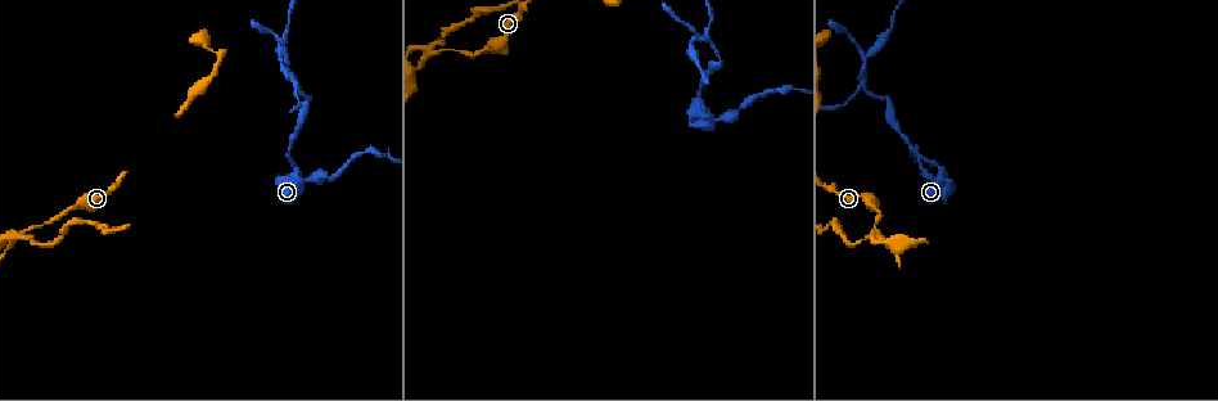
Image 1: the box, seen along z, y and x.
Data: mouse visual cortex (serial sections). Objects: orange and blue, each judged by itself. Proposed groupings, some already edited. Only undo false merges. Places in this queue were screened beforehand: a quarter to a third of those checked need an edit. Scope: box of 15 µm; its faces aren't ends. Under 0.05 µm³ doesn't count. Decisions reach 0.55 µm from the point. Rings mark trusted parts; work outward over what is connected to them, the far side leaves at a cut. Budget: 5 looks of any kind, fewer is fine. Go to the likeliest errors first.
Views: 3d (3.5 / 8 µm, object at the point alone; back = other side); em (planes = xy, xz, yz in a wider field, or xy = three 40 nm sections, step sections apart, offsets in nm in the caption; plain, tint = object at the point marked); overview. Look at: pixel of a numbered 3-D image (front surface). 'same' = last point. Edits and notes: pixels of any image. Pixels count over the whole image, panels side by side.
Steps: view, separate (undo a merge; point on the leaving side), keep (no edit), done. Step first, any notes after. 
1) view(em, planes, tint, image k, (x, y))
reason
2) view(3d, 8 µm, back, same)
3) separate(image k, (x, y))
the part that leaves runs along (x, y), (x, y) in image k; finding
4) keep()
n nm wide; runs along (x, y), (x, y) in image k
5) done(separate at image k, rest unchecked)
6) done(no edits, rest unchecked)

view(3d, 3.5 µm, image 1, (20, 235))
thin neck

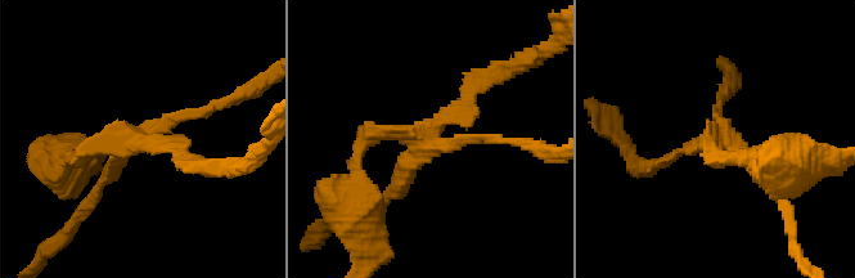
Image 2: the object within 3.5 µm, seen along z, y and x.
view(em, xy, step 5, tint, image 2, (431, 140))

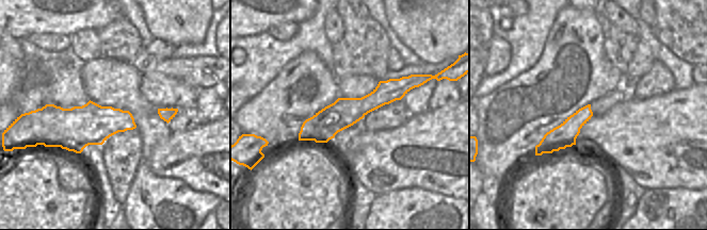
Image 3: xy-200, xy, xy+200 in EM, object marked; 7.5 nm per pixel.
separate(image 2, (178, 147))
4 arms; the part that leaves runs along (144, 138), (93, 146), (62, 161) in image 2; a second cell is stuck on

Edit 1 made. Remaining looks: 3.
view(overview)

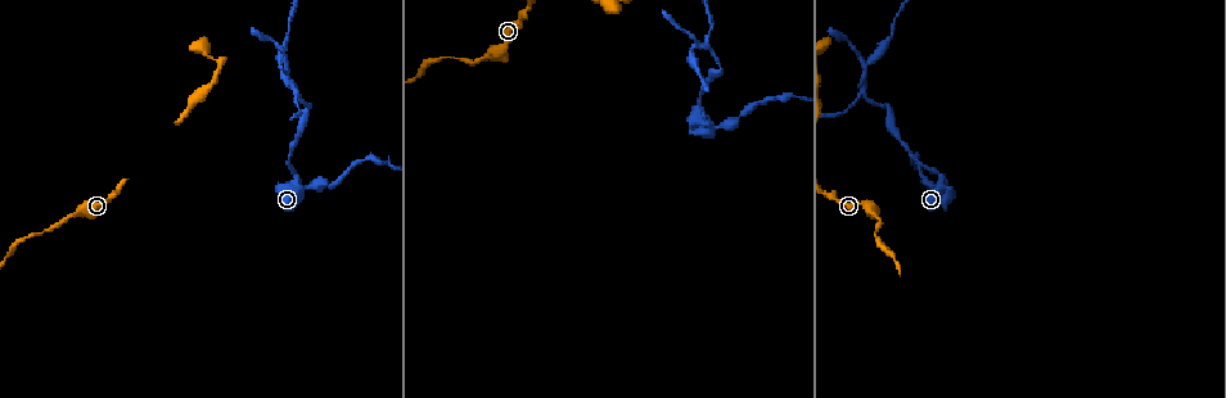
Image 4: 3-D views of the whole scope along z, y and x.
view(3d, 3.5 µm, image 4, (313, 185))
sudden change in width

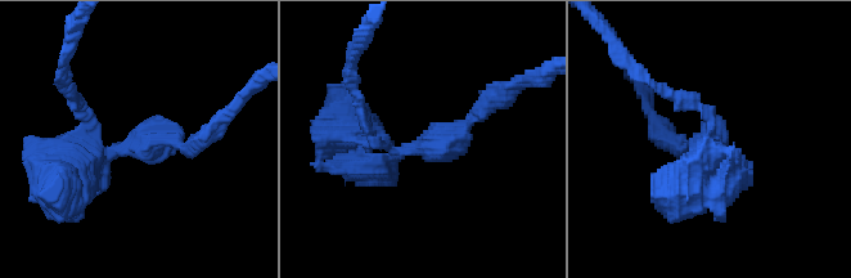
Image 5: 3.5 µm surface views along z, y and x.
view(em, xy, step 2, tint, image 5, (420, 151))
arms of 150, 400 nm; need the tissue

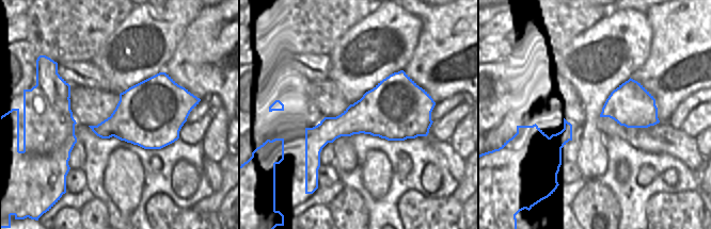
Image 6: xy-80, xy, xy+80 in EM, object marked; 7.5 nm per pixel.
separate(image 5, (676, 94))
a second cell is stuck on

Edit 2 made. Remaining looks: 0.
done(separate at image 2, separate at image 5, rest unchecked)

